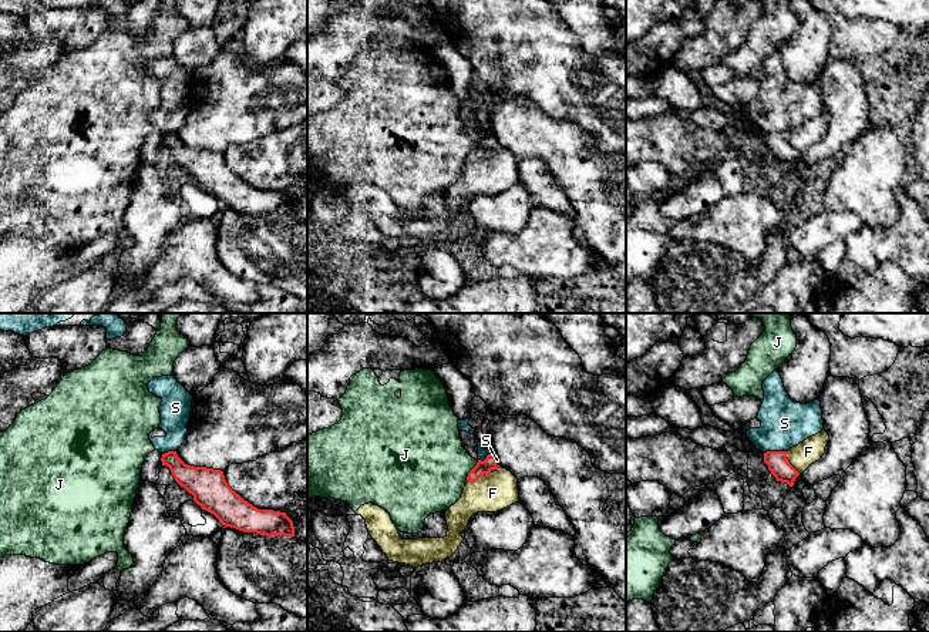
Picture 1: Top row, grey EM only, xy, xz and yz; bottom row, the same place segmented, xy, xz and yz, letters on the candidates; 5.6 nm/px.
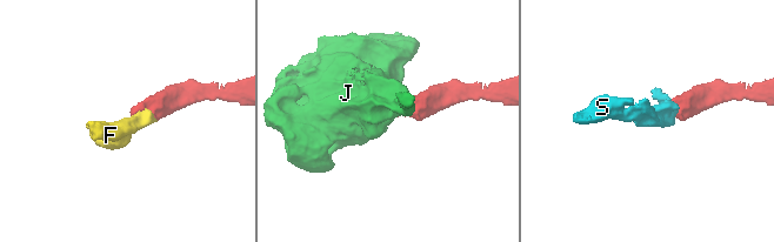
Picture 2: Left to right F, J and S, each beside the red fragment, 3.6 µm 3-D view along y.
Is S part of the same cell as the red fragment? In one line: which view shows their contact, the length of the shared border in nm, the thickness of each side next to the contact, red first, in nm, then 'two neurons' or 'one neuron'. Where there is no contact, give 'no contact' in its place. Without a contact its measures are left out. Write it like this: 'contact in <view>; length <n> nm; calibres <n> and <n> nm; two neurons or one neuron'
contact in yz; length 140 nm; calibres 120 and 280 nm; two neurons

